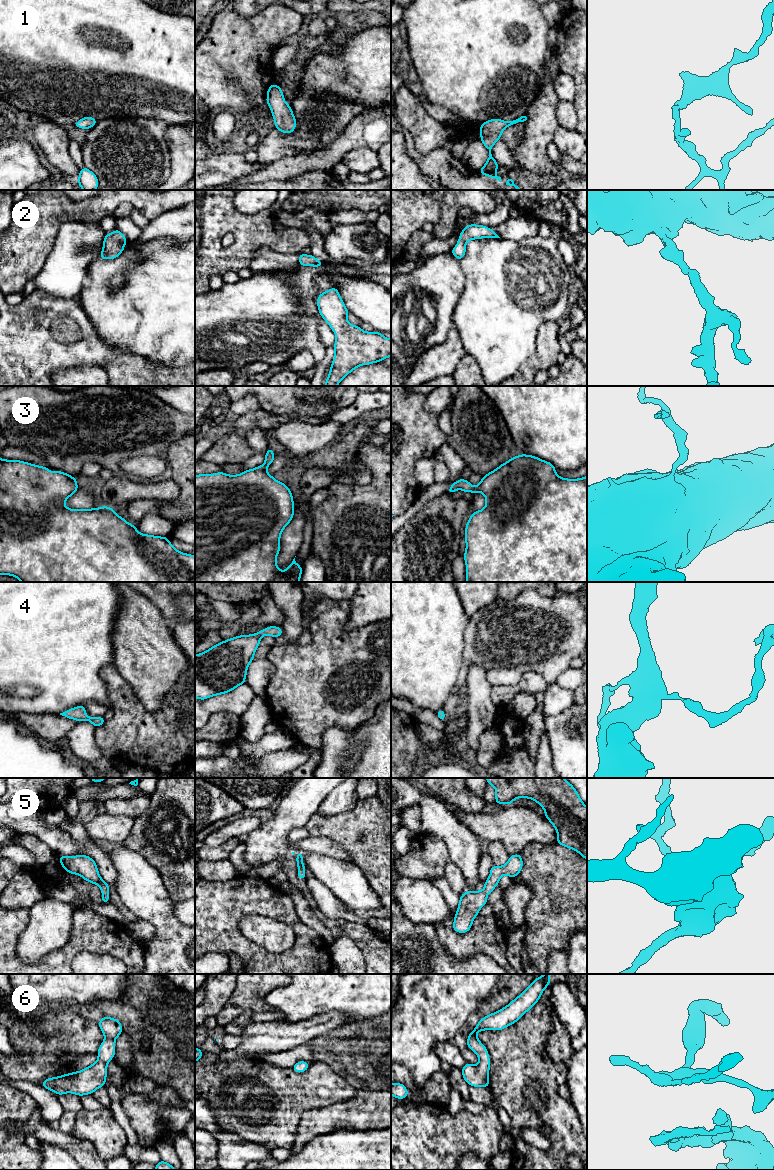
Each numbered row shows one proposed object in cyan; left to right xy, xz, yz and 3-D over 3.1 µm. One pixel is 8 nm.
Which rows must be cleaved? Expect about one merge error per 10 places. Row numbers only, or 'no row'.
no row

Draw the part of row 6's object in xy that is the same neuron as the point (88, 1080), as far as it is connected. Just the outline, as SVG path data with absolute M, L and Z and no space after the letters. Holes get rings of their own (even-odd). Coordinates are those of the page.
M104 1016L98 1025L104 1034L104 1041L98 1049L97 1061L85 1069L58 1077L47 1078L42 1087L57 1095L73 1093L78 1096L92 1094L105 1086L108 1062L115 1055L115 1039L122 1034L122 1025L115 1018Z

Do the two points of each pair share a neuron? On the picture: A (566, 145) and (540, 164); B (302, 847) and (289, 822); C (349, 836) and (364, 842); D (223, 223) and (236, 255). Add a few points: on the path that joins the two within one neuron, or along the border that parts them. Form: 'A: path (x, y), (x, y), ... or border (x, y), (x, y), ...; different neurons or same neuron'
A: border (559, 127), (552, 141); different neurons
B: border (289, 843), (292, 851); different neurons
C: path (353, 836), (360, 838); same neuron
D: path (232, 228), (238, 234), (238, 246); same neuron

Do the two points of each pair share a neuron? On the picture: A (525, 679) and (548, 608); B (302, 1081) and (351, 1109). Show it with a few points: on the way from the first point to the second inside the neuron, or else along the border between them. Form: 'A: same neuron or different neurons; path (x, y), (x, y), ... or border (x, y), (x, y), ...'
A: different neurons; border (520, 674), (536, 670), (548, 684)
B: different neurons; border (357, 1089), (357, 1092), (346, 1101), (316, 1108)

